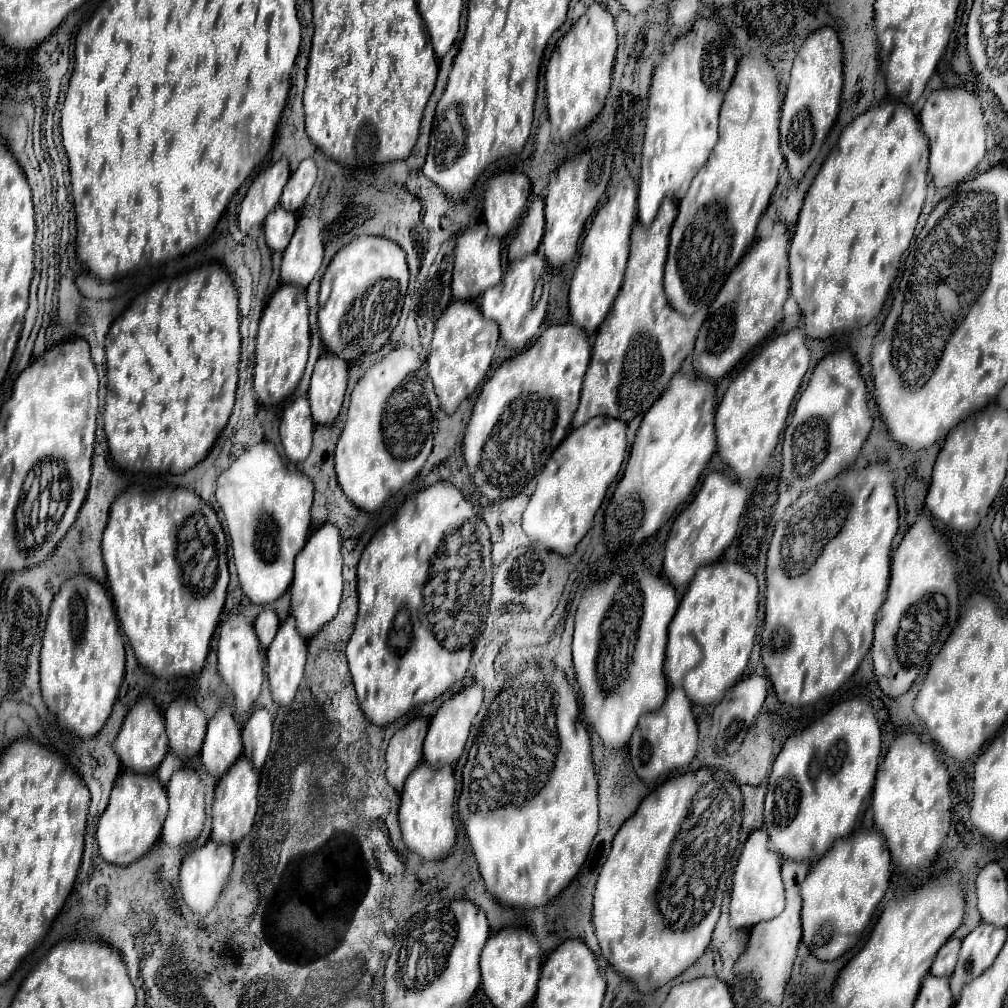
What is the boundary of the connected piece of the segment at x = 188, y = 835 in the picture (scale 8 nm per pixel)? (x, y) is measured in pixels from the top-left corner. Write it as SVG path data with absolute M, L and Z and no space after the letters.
M181 768L171 776L171 782L167 784L167 796L169 796L169 812L161 830L161 840L171 848L183 848L185 844L191 844L199 838L205 822L205 784L201 776L195 770Z

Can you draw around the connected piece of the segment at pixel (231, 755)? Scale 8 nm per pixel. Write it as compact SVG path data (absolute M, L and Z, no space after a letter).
M221 706L207 726L201 764L213 778L219 780L229 766L237 762L241 752L241 728L235 722L229 706Z

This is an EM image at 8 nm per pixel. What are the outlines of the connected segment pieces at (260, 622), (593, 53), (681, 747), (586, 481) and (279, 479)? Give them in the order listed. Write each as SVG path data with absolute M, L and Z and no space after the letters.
M263 610L257 616L255 632L257 632L257 638L259 638L263 648L269 648L269 644L273 642L275 634L277 634L277 628L279 628L279 618L277 618L277 614L273 610Z
M591 4L587 12L571 26L557 44L547 64L547 110L553 124L555 142L569 142L577 132L585 130L605 106L611 88L611 72L617 52L617 28L613 16L601 4Z
M671 688L661 710L641 716L641 722L631 738L629 754L633 768L645 782L655 782L661 774L687 768L697 754L697 722L685 690Z
M597 416L585 426L573 430L561 442L547 460L543 472L537 476L537 488L523 514L523 530L529 538L563 556L575 552L575 546L589 532L607 488L621 470L627 448L625 432L625 422L609 416Z
M259 442L249 446L217 480L217 502L225 514L227 528L233 542L235 566L239 572L241 588L253 604L275 602L293 580L295 556L303 550L309 528L311 528L311 504L313 504L313 484L311 480L285 466L279 452L271 442Z

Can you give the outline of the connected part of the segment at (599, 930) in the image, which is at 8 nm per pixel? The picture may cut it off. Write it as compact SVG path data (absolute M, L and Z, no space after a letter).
M687 772L667 780L641 802L639 810L619 828L609 858L605 860L595 884L593 924L595 936L601 944L601 954L641 992L661 988L693 966L709 946L719 918L723 898L717 898L717 902L709 906L709 914L705 914L697 926L689 926L689 930L673 930L673 926L665 926L665 918L661 918L661 910L657 910L661 866L665 866L669 846L681 830L685 814L689 814L689 804L699 786L695 776L695 772Z

